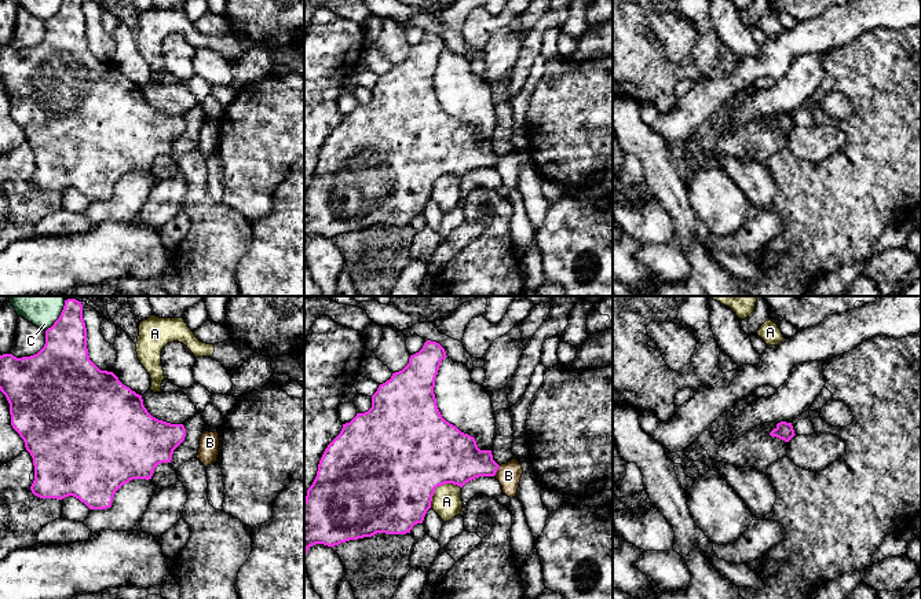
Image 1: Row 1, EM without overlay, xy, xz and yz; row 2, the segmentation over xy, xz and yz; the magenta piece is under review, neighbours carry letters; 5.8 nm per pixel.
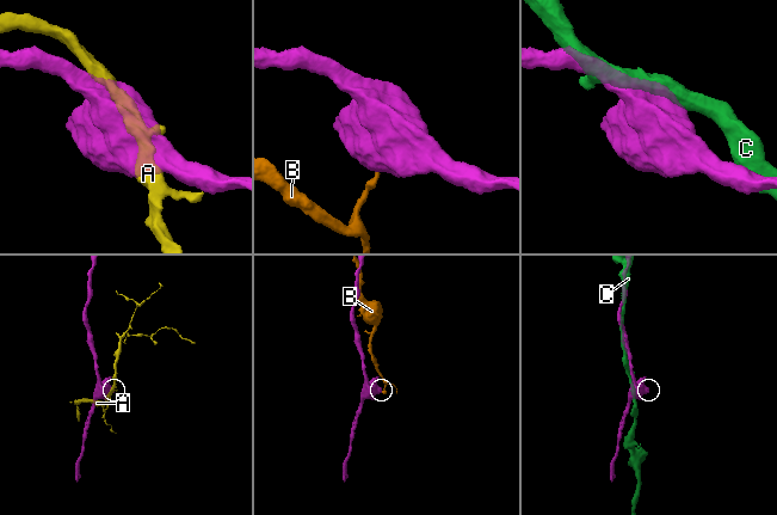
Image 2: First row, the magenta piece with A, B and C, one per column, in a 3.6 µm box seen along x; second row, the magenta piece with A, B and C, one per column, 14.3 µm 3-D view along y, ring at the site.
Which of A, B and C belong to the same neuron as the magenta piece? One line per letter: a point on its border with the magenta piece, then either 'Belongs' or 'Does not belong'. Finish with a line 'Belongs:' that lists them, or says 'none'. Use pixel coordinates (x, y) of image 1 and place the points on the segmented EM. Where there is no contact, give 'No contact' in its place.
A: Touches magenta at xz (438, 485). Does not belong
B: Touches magenta at xz (496, 471). Does not belong
C: Touches magenta at xy (59, 316). Does not belong
Belongs: none

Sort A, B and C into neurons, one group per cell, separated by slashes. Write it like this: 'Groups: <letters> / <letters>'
Groups: A / B / C

